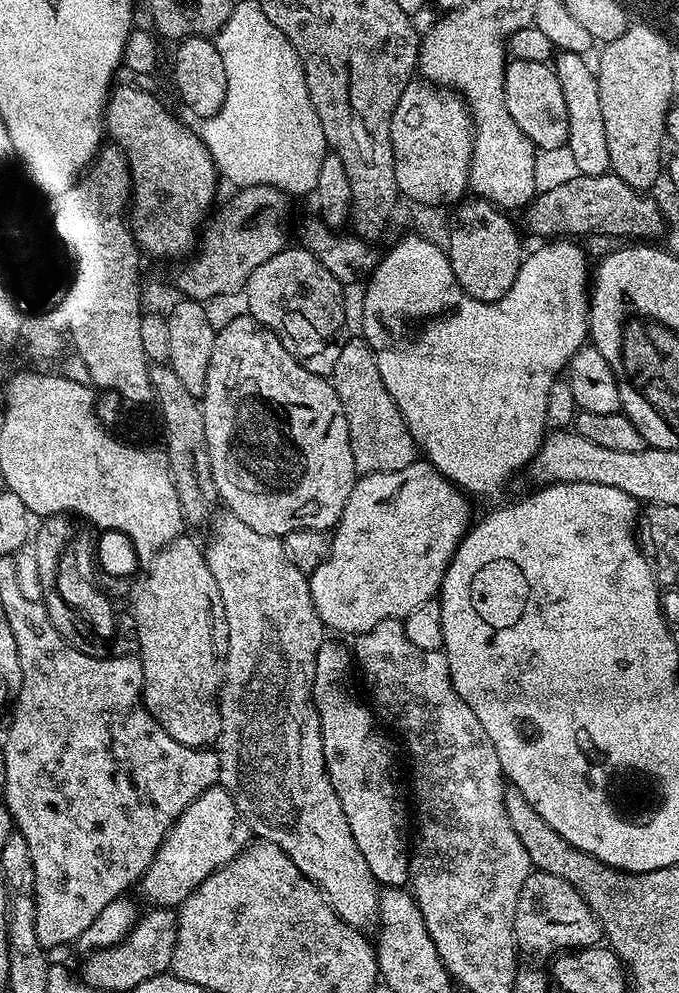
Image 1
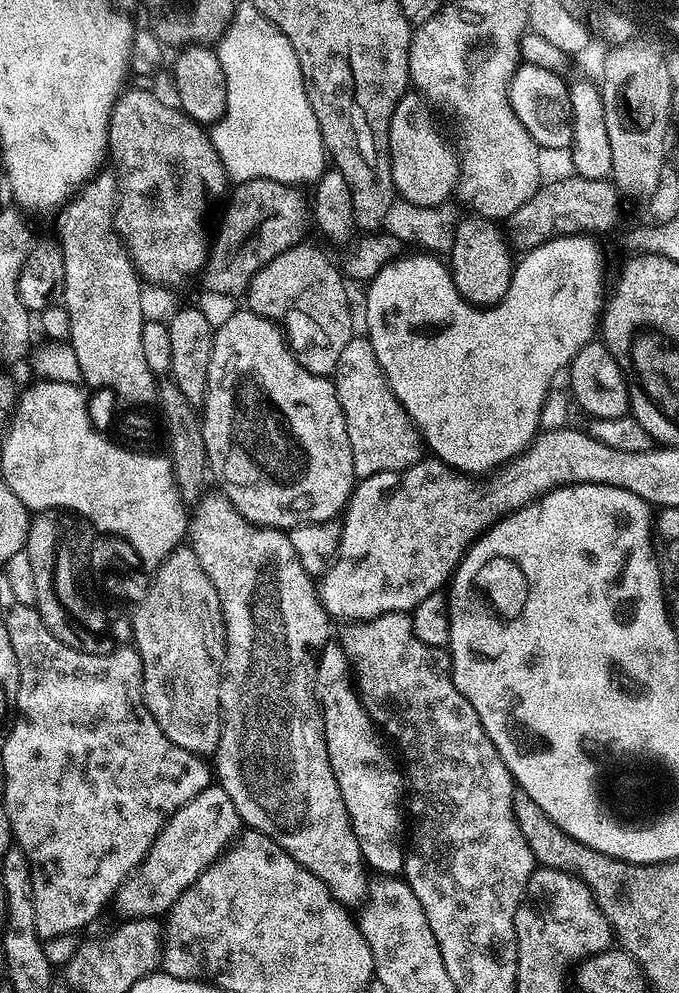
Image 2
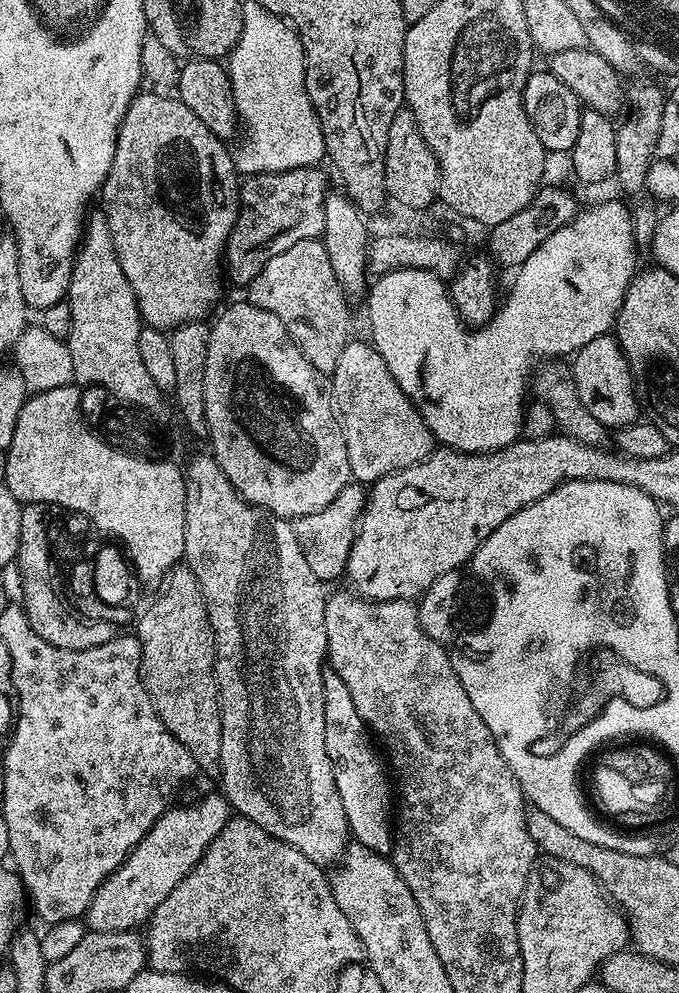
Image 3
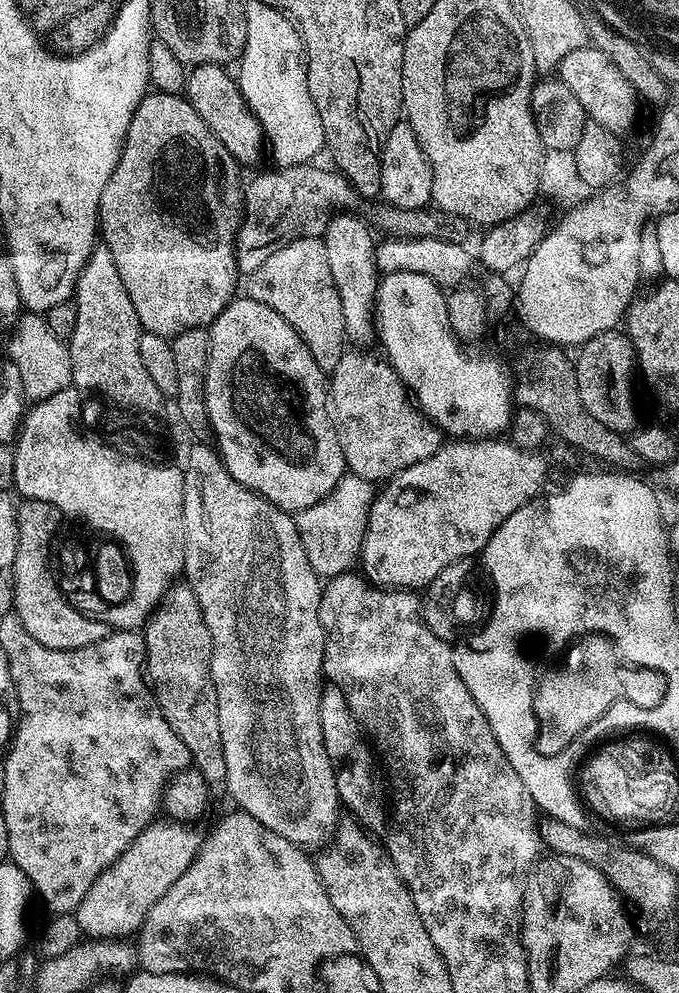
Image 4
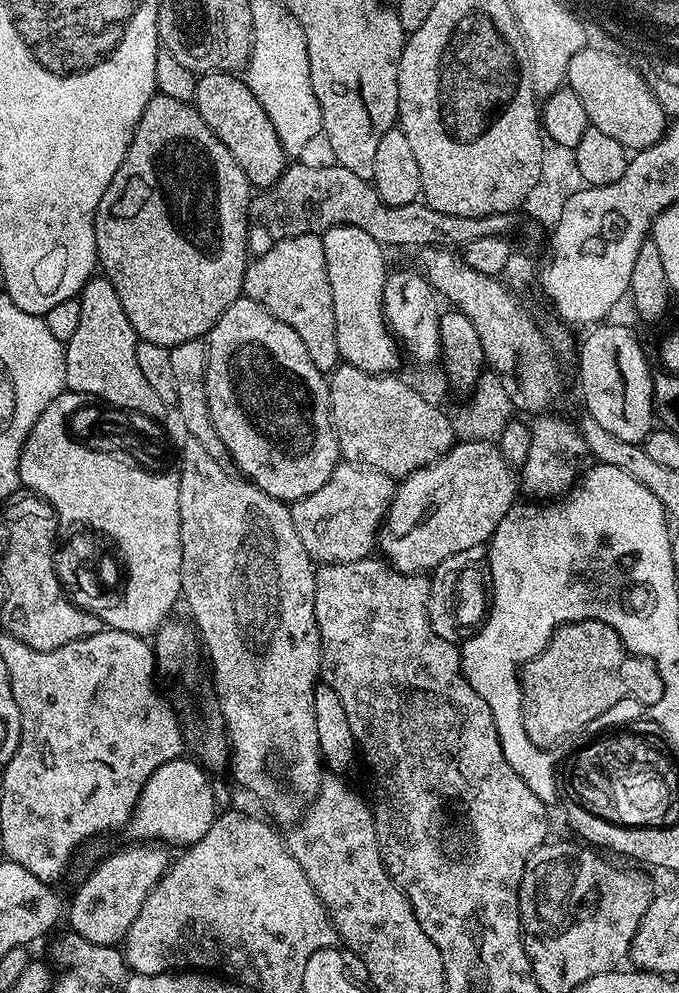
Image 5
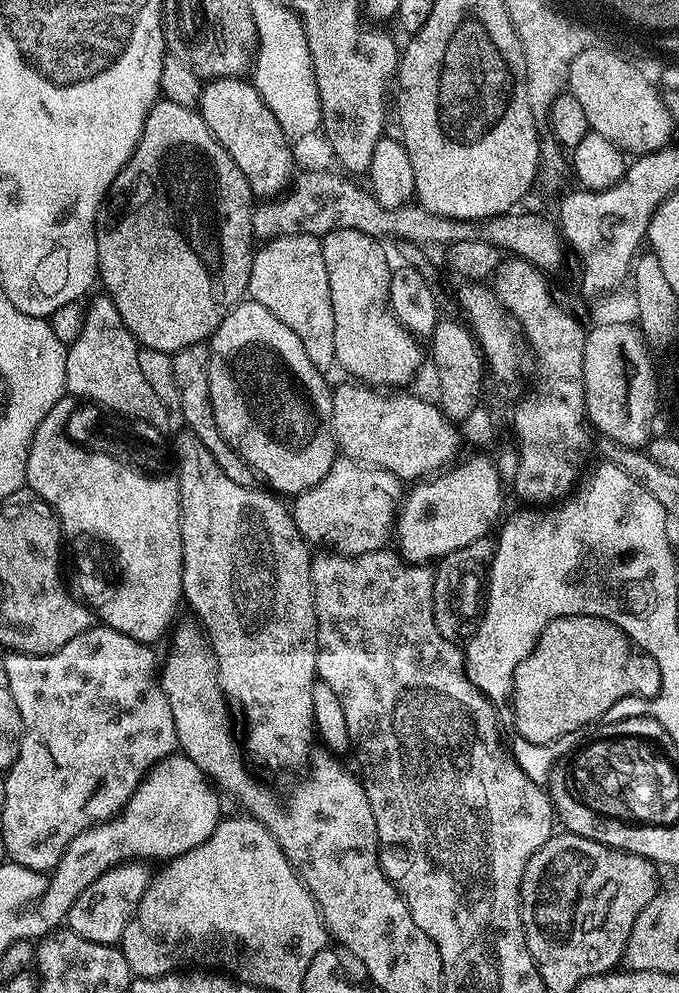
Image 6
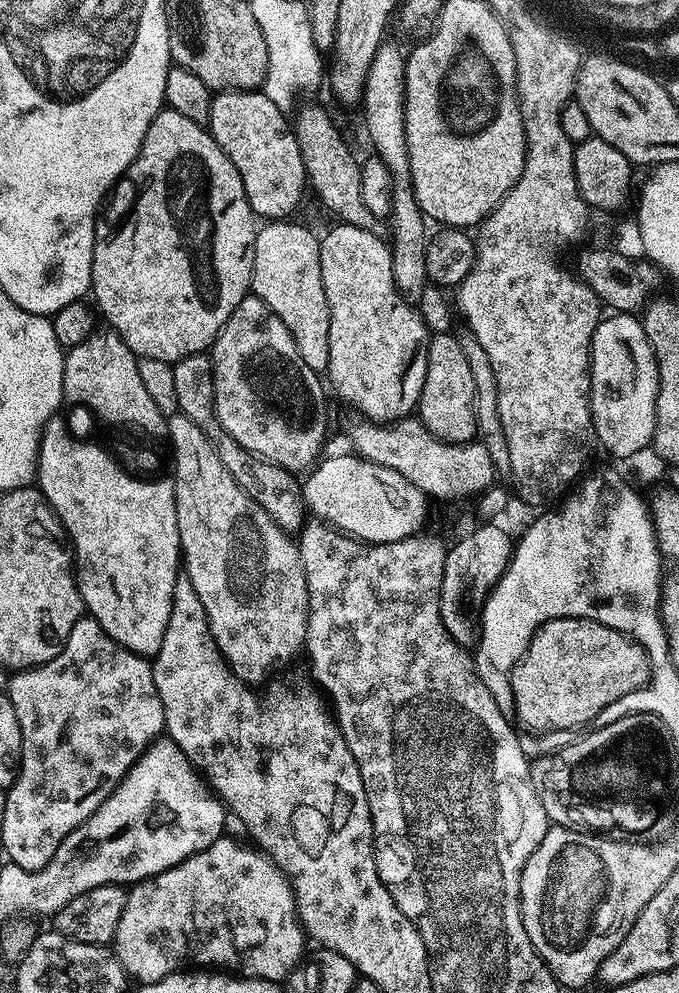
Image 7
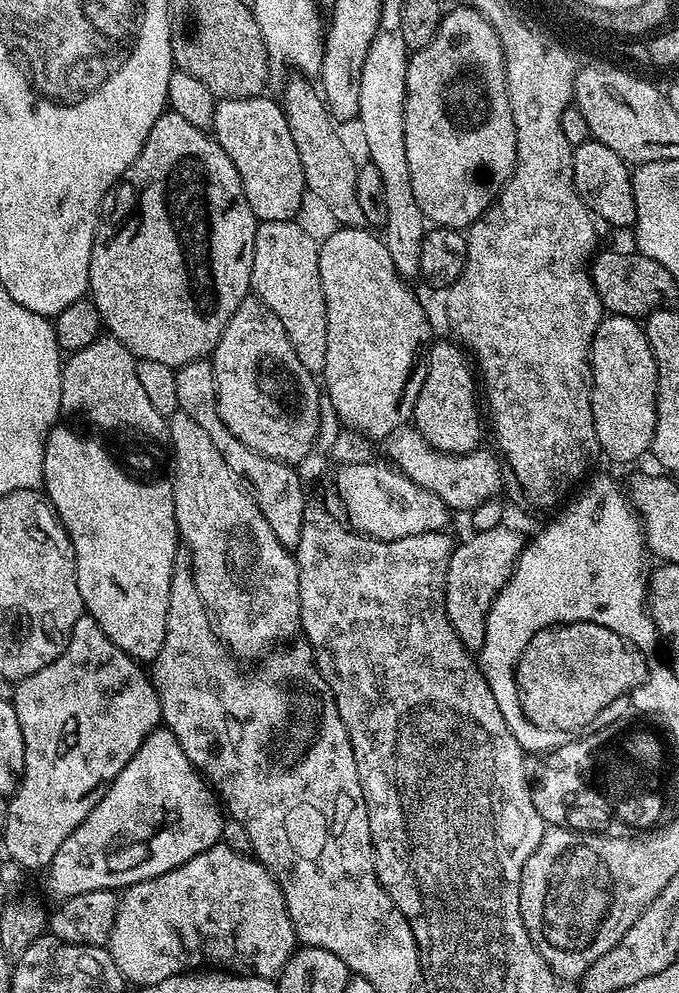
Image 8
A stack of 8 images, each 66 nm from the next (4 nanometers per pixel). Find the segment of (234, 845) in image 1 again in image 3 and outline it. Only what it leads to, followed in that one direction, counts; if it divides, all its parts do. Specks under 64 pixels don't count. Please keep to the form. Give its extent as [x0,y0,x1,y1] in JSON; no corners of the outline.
[86,794,230,932]

